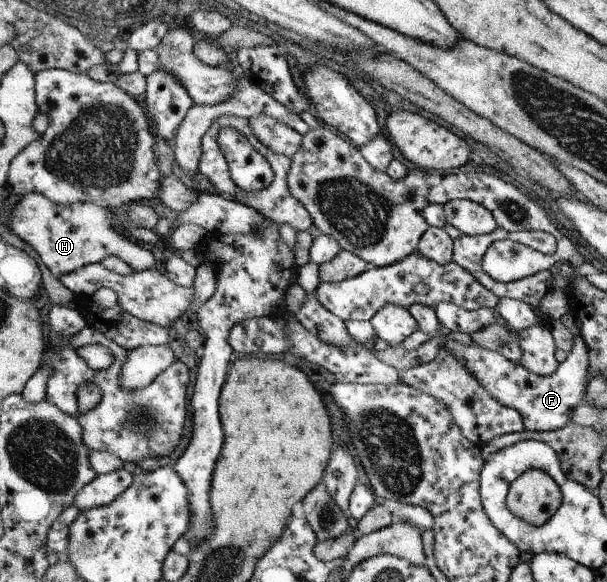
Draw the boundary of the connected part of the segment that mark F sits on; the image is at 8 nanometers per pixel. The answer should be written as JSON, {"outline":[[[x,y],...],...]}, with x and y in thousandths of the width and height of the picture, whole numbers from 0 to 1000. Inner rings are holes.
{"outline":[[[694,521],[674,527],[680,545],[692,555],[692,567],[703,576],[730,582],[730,596],[736,607],[753,613],[783,644],[783,651],[824,689],[832,699],[845,699],[862,716],[865,739],[900,742],[941,729],[941,710],[947,699],[964,694],[964,679],[970,658],[967,644],[967,591],[957,576],[944,576],[944,600],[937,603],[931,620],[923,624],[916,641],[890,644],[873,639],[862,625],[845,625],[824,603],[806,603],[789,595],[769,595],[756,586],[736,582],[736,576],[723,572],[727,555],[713,529]]]}

